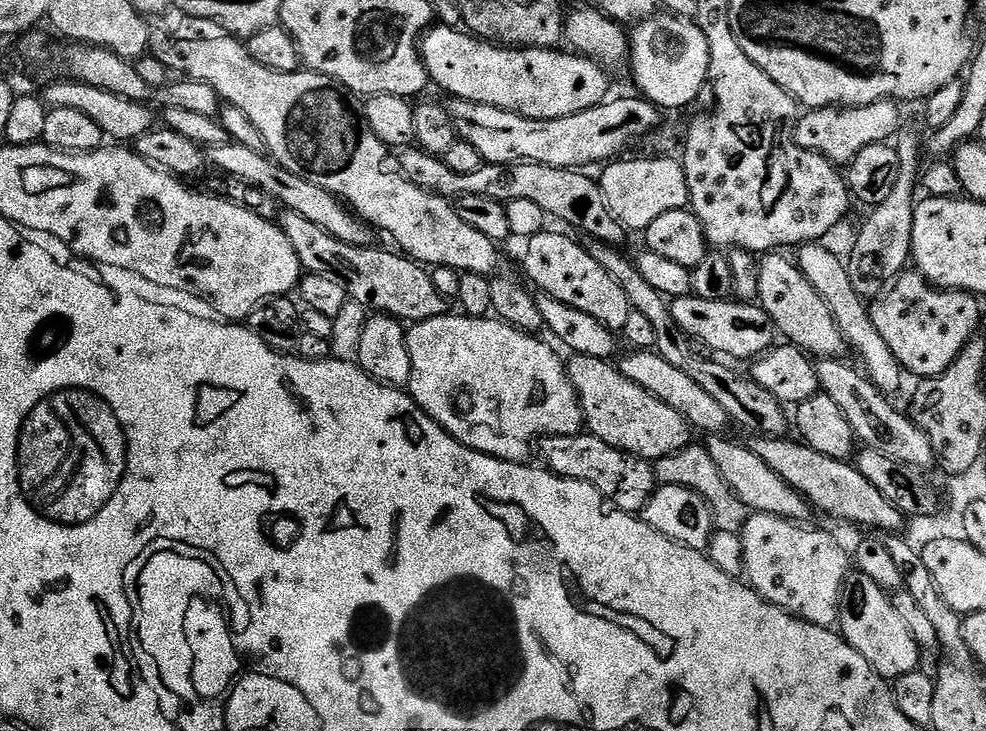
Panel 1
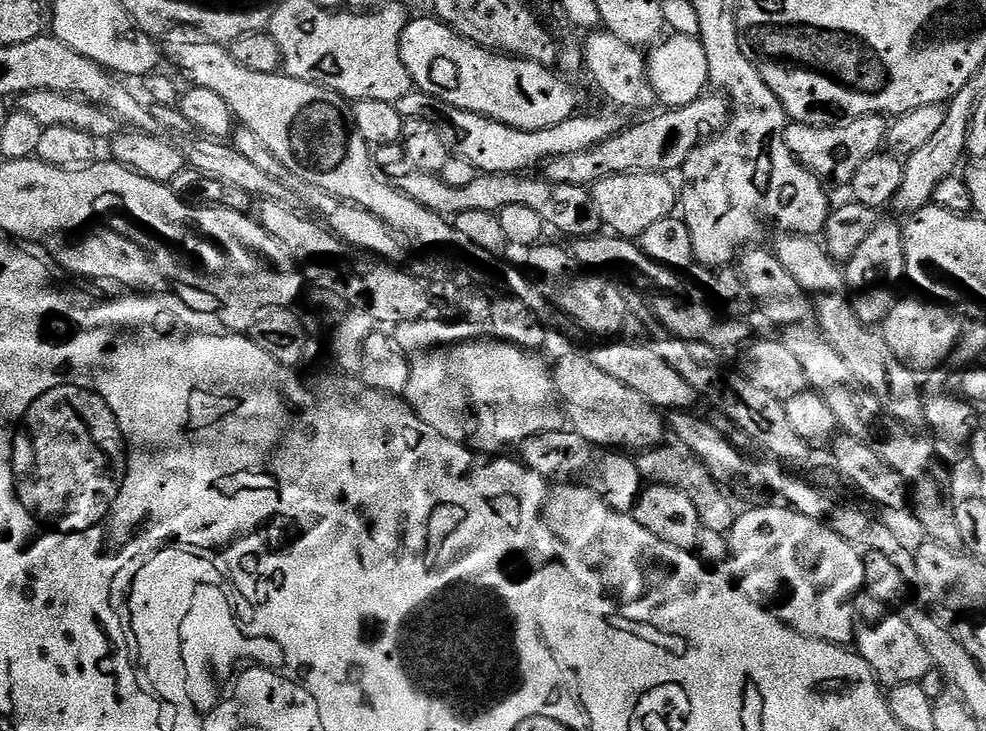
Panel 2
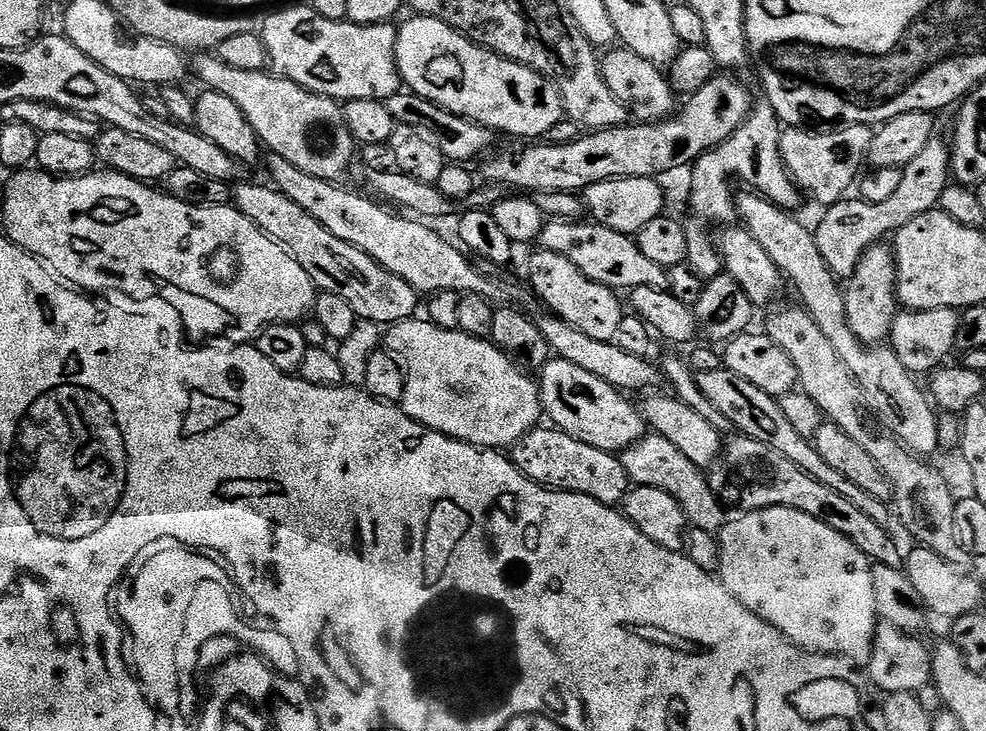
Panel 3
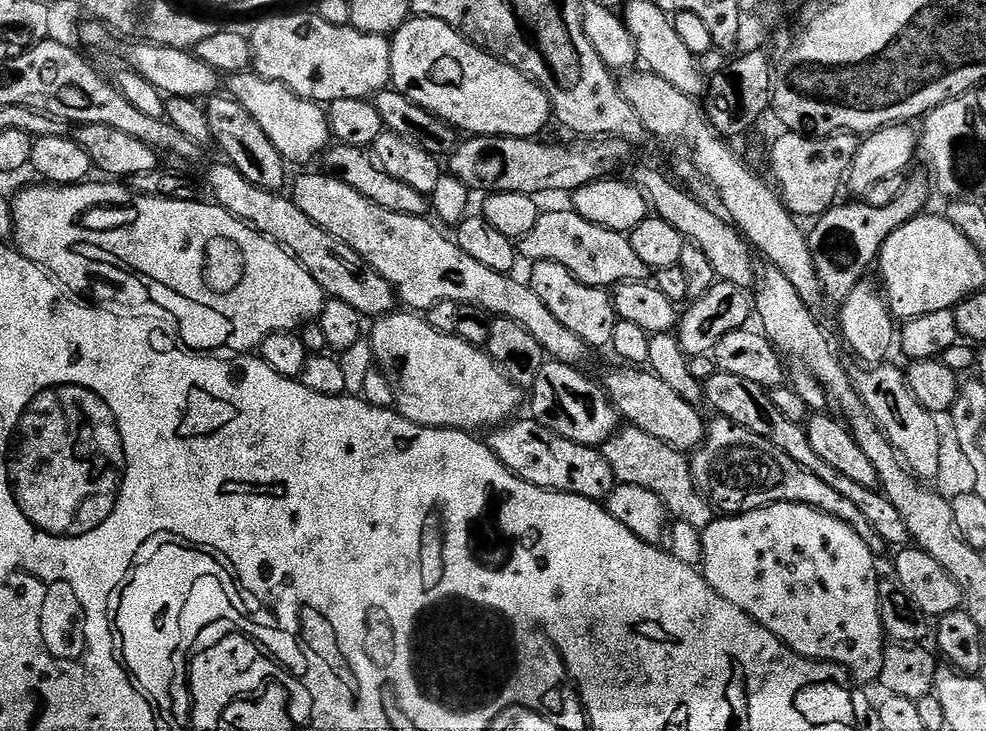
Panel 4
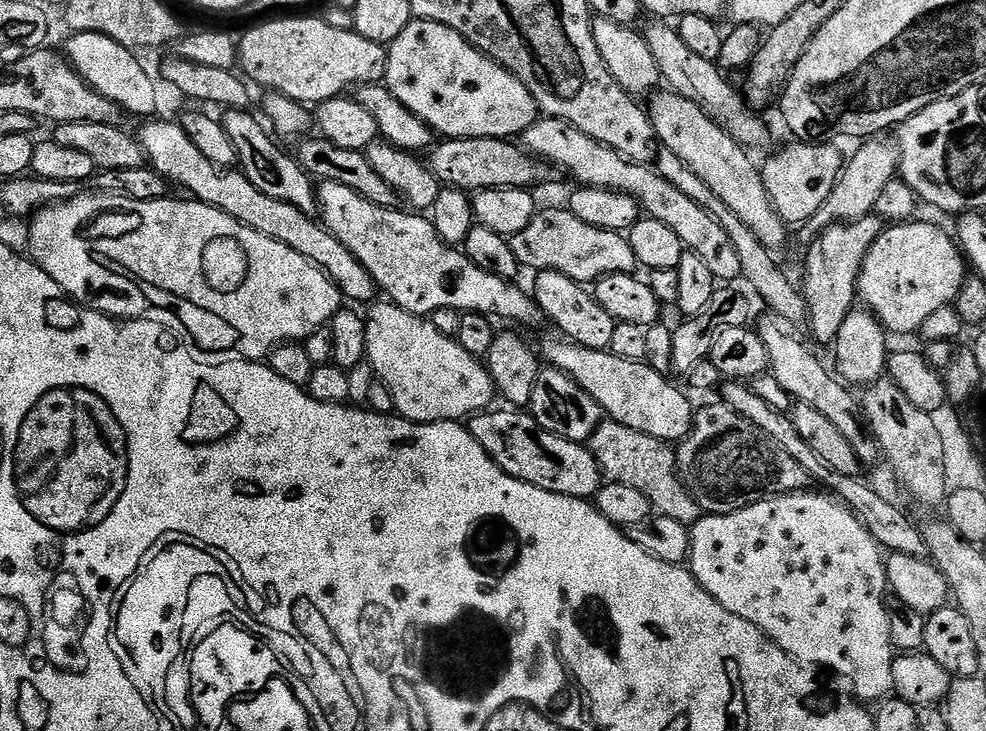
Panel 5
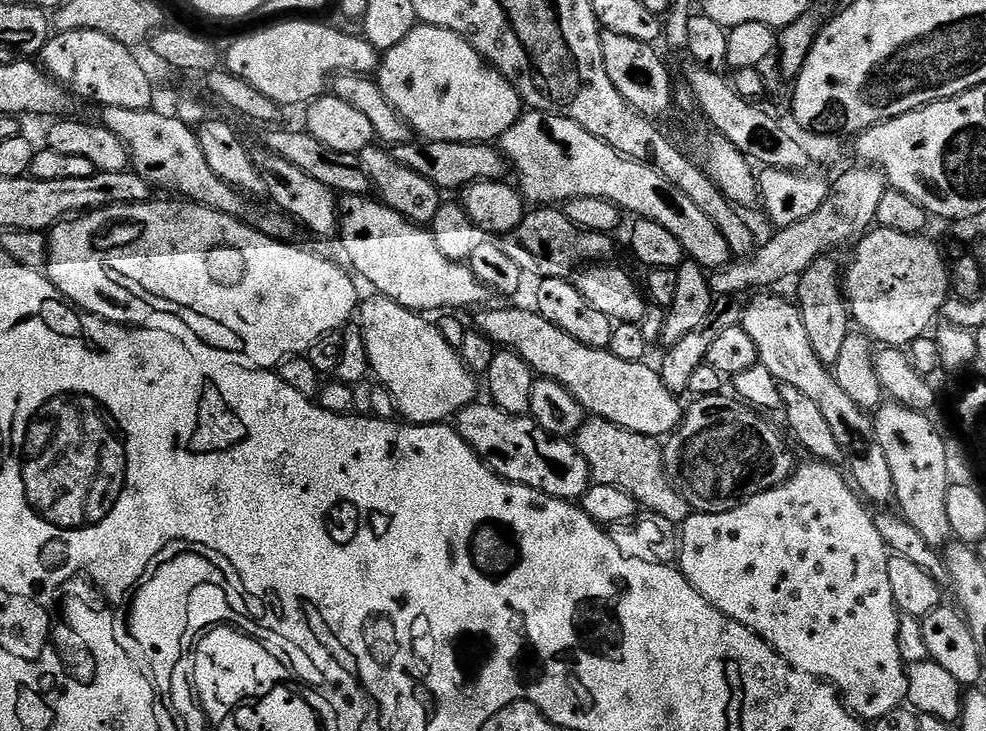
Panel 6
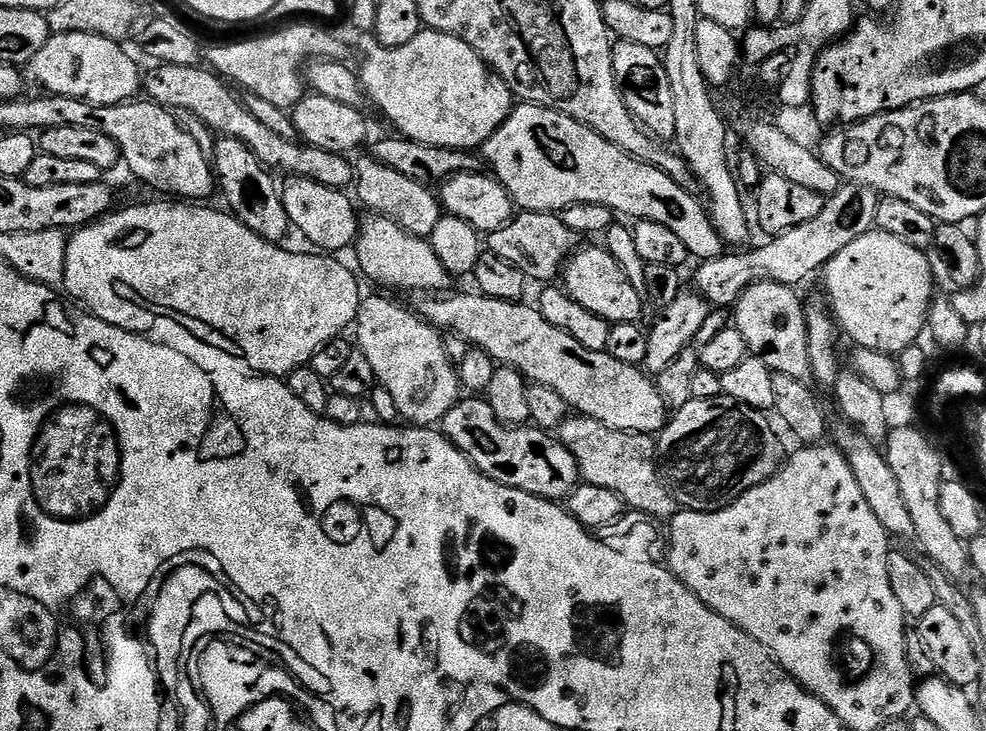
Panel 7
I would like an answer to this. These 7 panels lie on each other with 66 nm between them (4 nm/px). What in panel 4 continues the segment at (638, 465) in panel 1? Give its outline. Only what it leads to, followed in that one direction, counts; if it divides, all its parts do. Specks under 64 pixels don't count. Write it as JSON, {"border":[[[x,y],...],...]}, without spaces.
{"border":[[[531,418],[513,419],[511,422],[495,429],[491,433],[492,437],[487,437],[486,443],[491,448],[493,454],[509,468],[518,478],[530,482],[539,488],[549,488],[551,492],[565,492],[581,496],[587,500],[597,502],[607,501],[609,494],[617,486],[617,478],[614,470],[610,468],[610,462],[606,462],[603,451],[599,447],[591,448],[578,442],[570,442],[570,438],[562,438],[554,434],[549,428],[543,428]]]}

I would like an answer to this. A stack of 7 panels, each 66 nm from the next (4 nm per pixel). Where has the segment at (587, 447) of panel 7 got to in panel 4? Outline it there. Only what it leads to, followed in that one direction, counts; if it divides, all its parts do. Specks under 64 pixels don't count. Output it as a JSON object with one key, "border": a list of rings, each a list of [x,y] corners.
{"border":[[[624,426],[616,431],[602,445],[602,451],[619,483],[654,490],[654,494],[662,498],[673,521],[681,520],[686,522],[686,526],[694,526],[701,530],[712,525],[714,519],[712,503],[698,490],[692,477],[692,465],[685,453],[662,442],[662,438],[654,438],[654,434],[646,434],[631,426]]]}

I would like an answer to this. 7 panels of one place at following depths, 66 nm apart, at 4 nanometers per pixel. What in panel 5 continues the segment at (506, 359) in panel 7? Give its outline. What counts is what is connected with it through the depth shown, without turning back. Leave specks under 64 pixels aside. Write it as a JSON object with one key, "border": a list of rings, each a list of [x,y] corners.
{"border":[[[567,338],[555,339],[545,342],[544,352],[542,348],[543,359],[551,367],[557,368],[559,372],[565,372],[570,379],[578,382],[578,386],[582,386],[582,390],[586,390],[586,394],[590,394],[594,402],[598,402],[601,413],[607,419],[617,420],[620,424],[630,426],[630,430],[642,430],[642,434],[650,434],[650,438],[669,442],[679,442],[688,435],[694,415],[694,407],[692,408],[691,402],[688,401],[689,393],[683,387],[675,388],[668,381],[669,377],[665,373],[654,370],[647,362],[630,362],[626,358],[618,358],[613,352],[607,350],[599,352],[590,350],[586,346],[573,344]]]}

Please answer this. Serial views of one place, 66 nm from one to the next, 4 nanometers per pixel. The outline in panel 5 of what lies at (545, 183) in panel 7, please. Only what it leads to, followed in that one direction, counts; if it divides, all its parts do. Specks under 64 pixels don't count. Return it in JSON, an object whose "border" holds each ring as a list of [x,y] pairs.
{"border":[[[555,118],[537,119],[535,124],[524,131],[522,144],[541,161],[565,168],[577,180],[577,185],[611,188],[614,192],[628,193],[640,203],[641,209],[651,219],[666,222],[666,226],[670,226],[670,230],[682,238],[685,249],[698,254],[698,258],[706,262],[710,274],[714,274],[717,281],[736,282],[736,279],[741,279],[738,250],[734,250],[734,242],[726,238],[726,230],[722,230],[720,223],[705,208],[698,206],[698,202],[690,202],[690,198],[686,198],[678,186],[670,186],[670,182],[666,182],[666,178],[658,178],[654,170],[619,156],[613,148],[604,147],[597,140],[582,134],[582,130]]]}

